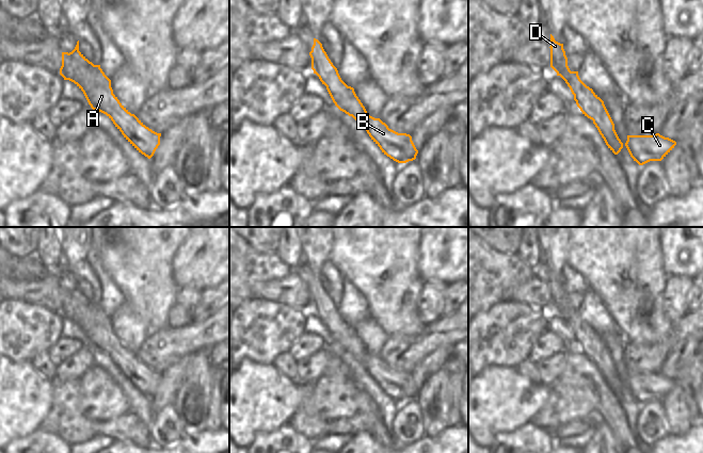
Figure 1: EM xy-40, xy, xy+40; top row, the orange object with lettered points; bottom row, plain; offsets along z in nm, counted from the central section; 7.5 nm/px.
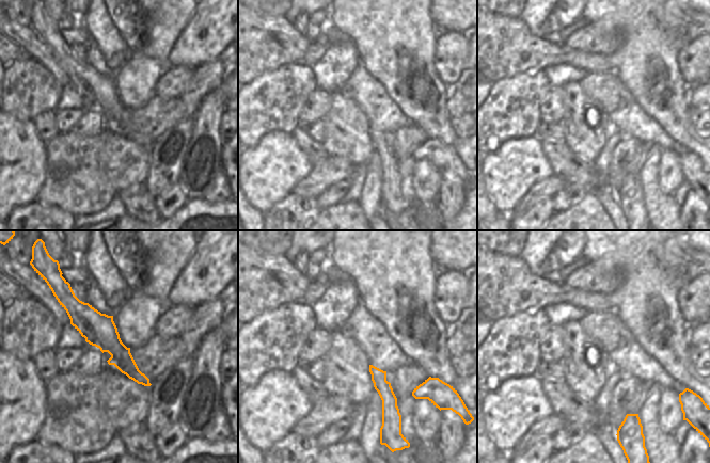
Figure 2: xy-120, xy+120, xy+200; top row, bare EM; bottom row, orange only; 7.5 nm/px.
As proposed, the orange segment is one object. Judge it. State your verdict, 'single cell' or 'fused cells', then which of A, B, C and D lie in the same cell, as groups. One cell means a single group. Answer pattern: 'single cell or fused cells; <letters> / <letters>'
fused cells; A B C / D

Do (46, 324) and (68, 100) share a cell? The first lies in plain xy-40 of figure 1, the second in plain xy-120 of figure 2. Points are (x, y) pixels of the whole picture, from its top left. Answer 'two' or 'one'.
two

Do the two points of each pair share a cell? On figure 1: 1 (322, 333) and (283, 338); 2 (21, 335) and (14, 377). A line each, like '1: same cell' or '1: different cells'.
1: different cells
2: different cells

